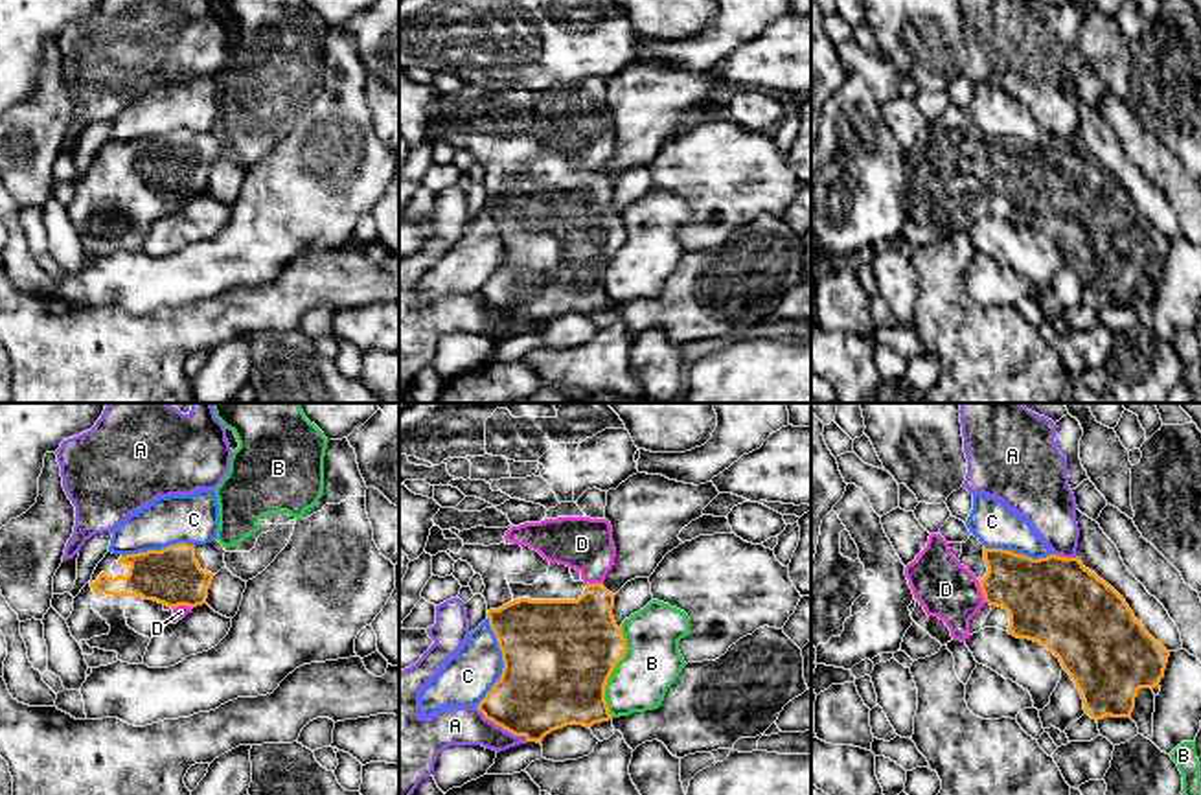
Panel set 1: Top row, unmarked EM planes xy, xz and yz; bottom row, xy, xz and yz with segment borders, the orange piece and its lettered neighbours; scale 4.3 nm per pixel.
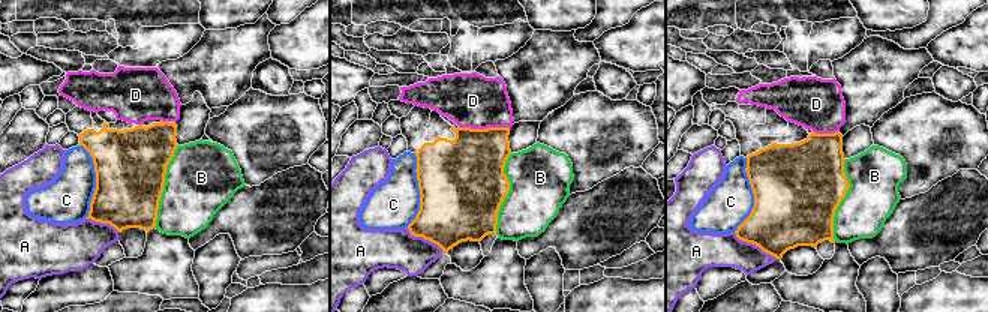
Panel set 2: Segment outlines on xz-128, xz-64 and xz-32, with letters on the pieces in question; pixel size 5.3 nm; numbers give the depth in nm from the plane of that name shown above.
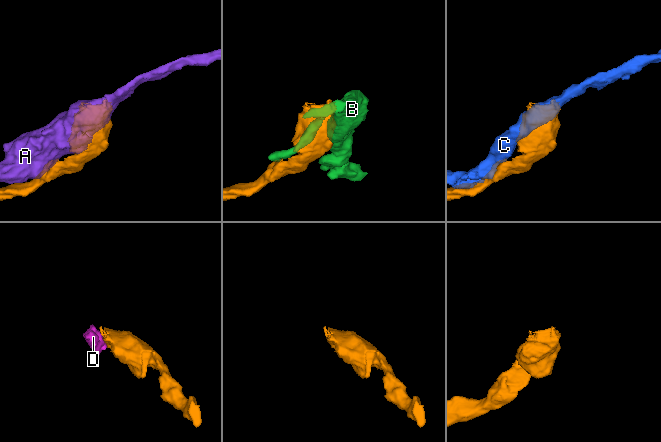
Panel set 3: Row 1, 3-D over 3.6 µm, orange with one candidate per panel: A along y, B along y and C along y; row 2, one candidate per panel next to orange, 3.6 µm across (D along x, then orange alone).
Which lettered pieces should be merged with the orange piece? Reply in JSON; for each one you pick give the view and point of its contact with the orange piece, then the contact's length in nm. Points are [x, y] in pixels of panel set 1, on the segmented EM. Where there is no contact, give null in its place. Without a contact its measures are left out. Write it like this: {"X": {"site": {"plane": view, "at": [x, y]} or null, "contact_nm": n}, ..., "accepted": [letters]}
{"D": {"site": {"plane": "yz", "at": [983, 593]}, "contact_nm": 110}, "accepted": ["D"]}

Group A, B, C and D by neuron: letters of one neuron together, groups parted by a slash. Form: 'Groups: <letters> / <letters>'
Groups: A / B / C / D

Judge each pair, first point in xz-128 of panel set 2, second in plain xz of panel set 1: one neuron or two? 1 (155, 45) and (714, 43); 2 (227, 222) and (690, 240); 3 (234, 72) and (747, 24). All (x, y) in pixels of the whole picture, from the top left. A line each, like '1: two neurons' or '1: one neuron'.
1: two neurons
2: two neurons
3: two neurons

